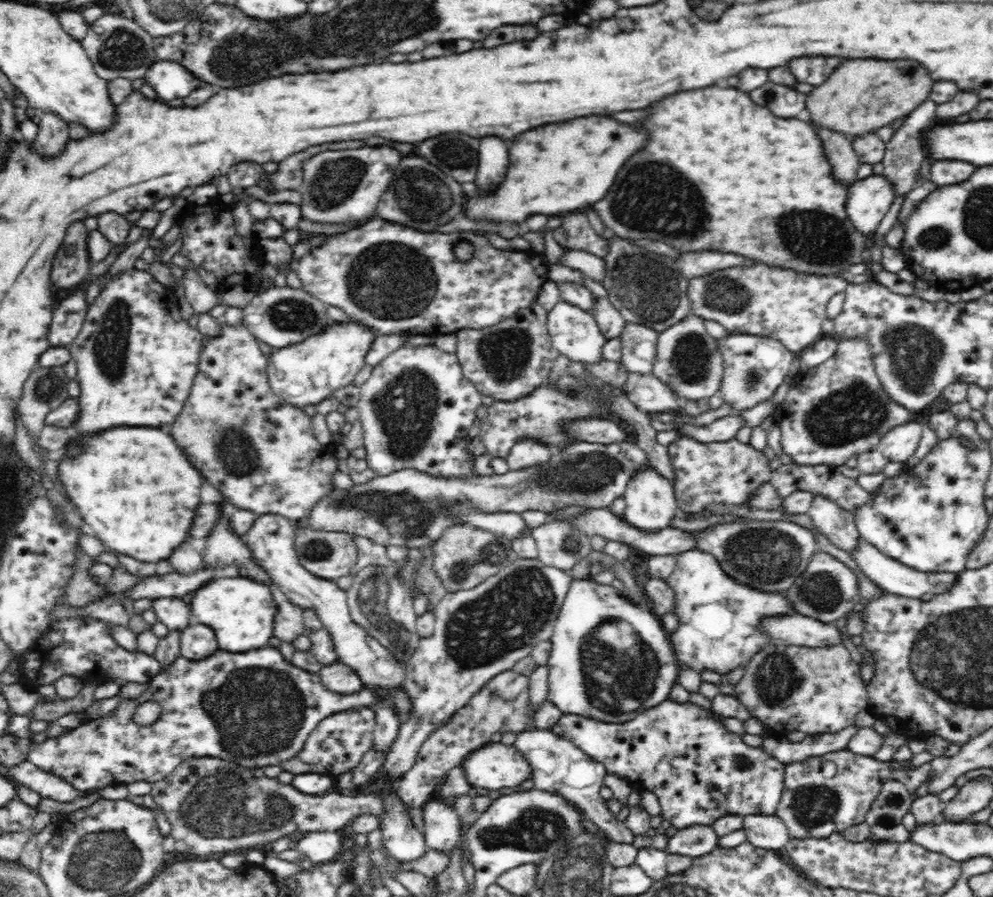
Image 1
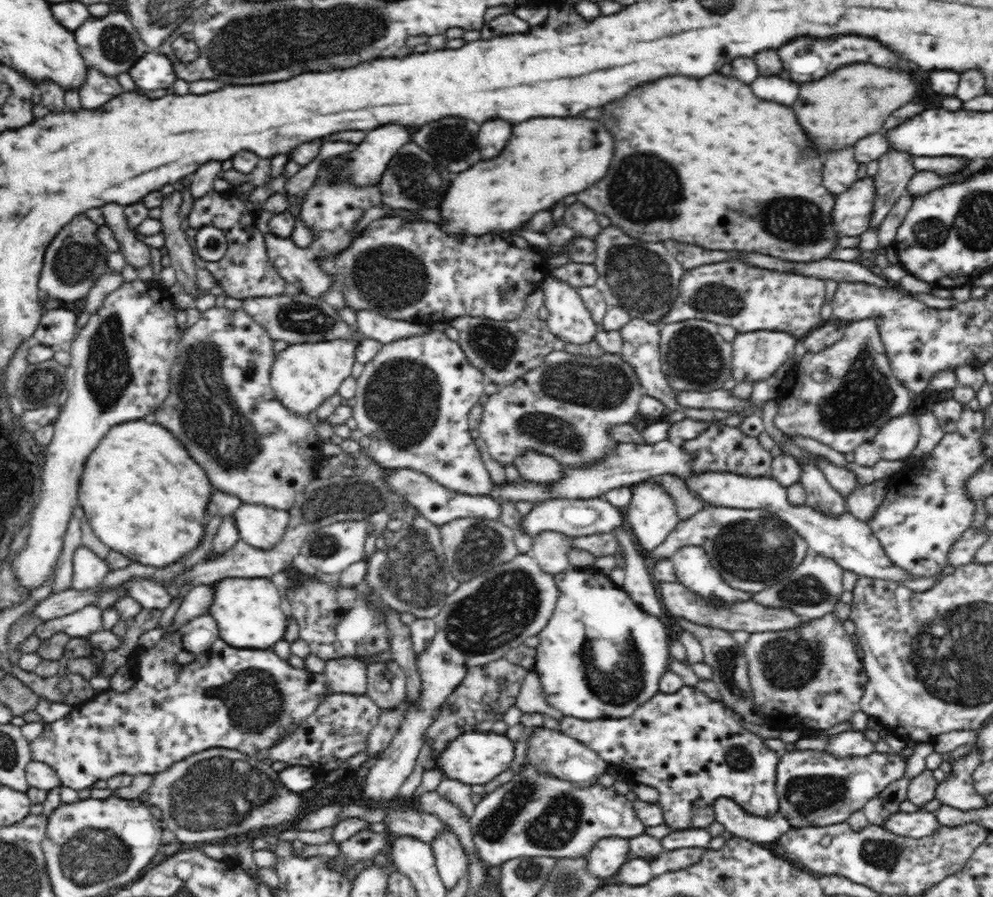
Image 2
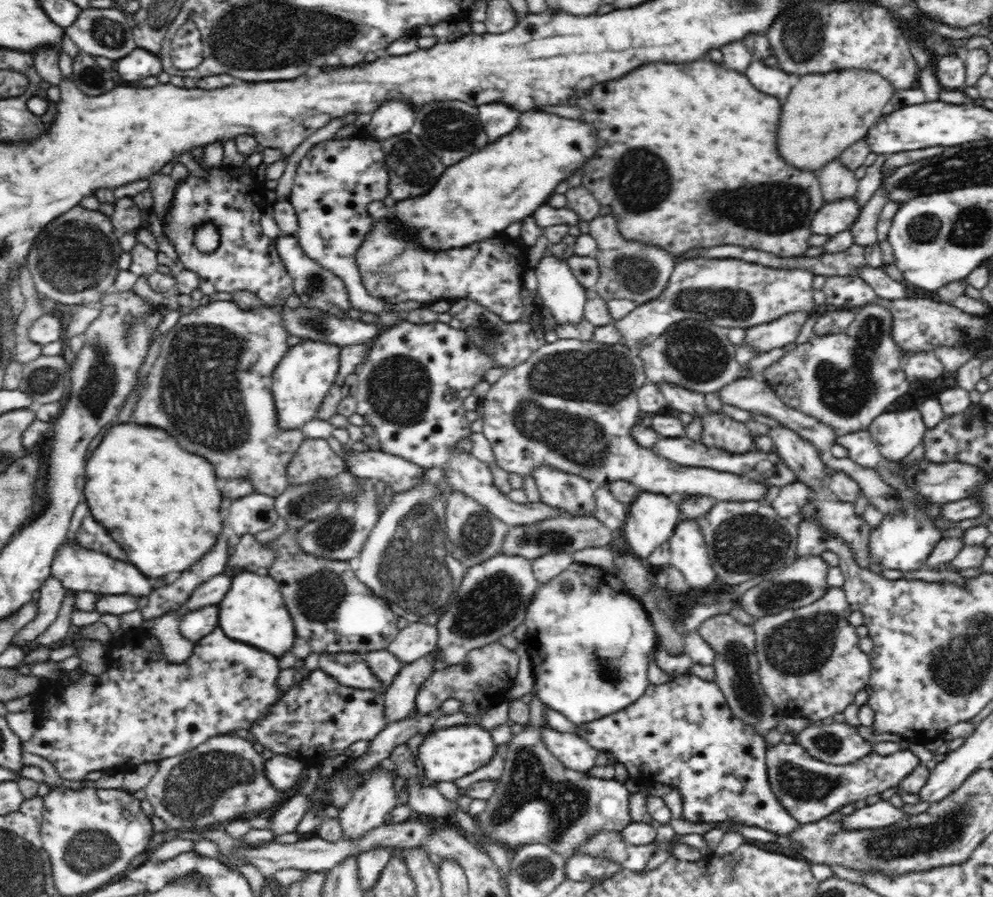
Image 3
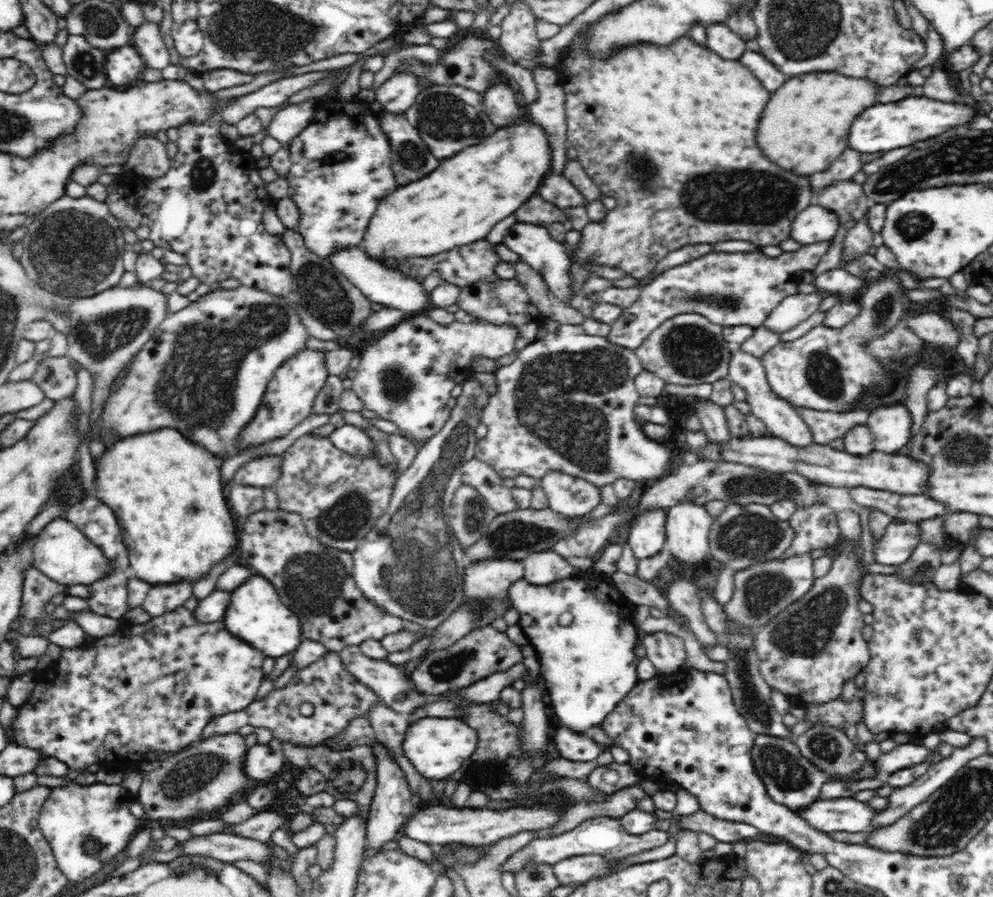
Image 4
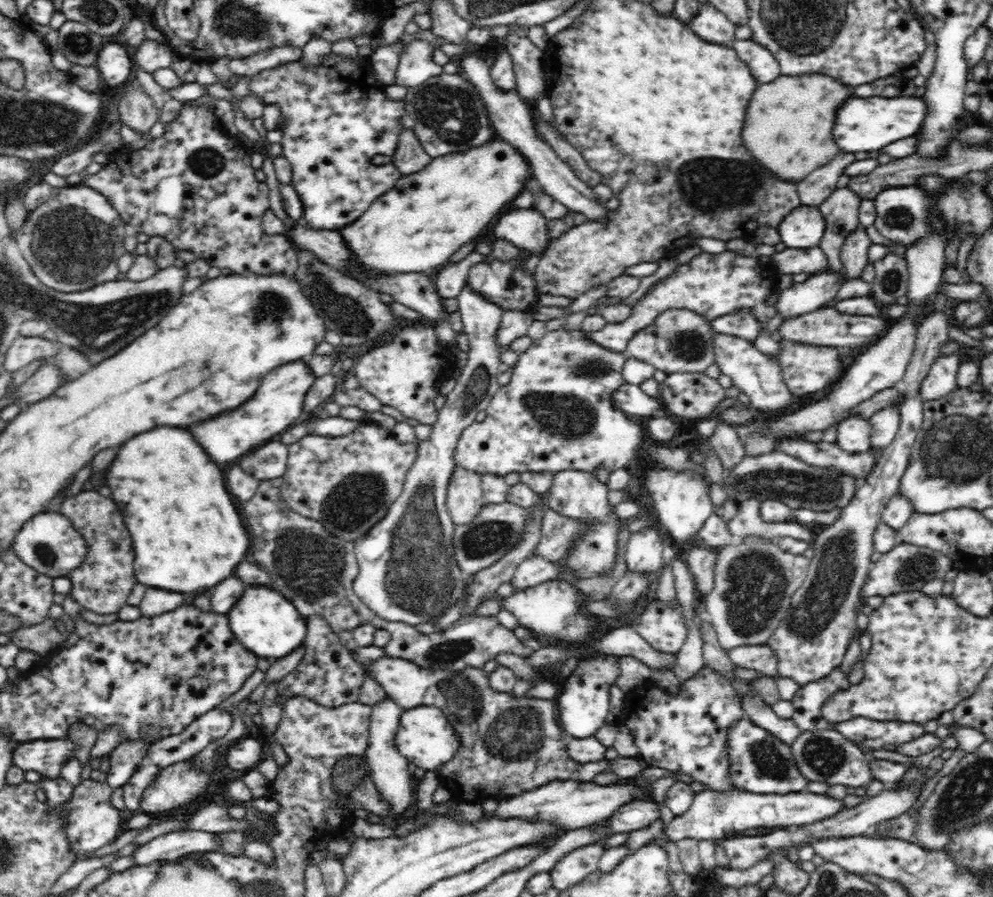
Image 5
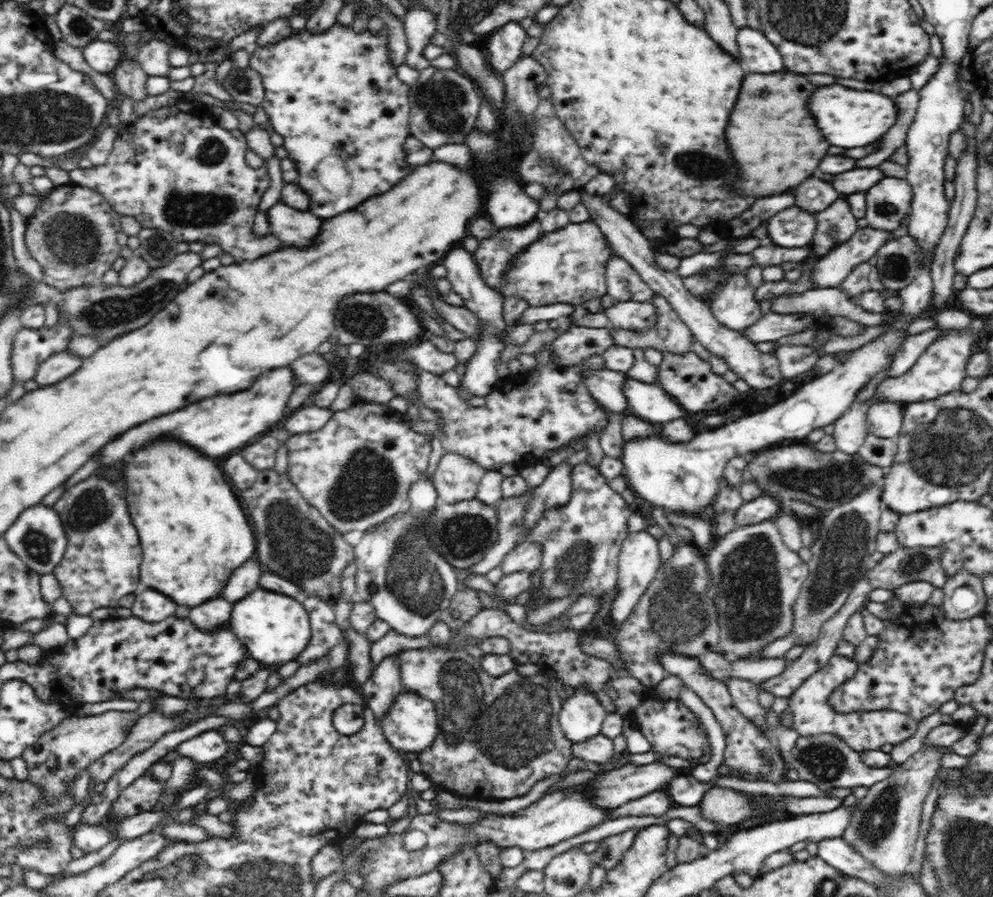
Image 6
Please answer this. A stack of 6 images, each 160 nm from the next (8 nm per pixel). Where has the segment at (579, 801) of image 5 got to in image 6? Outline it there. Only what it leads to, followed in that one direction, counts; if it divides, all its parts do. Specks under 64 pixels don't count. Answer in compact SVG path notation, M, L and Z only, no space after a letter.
M661 762L635 766L627 764L609 770L596 782L593 794L597 806L613 807L615 810L631 800L646 796L649 792L660 790L674 777L690 775L690 772L676 771Z

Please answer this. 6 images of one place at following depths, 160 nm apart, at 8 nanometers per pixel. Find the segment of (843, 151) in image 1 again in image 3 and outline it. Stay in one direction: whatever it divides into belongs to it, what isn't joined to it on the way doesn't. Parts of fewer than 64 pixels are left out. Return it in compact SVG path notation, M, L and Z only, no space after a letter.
M838 159L823 166L818 172L824 202L831 203L840 199L852 198L858 190L858 181L854 171L846 168Z

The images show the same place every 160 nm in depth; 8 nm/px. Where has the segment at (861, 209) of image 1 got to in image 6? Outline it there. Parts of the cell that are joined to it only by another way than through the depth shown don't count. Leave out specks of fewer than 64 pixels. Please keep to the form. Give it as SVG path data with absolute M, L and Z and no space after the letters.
M790 206L788 210L782 210L768 220L768 234L778 246L808 248L817 228L817 220L814 218L810 212L798 206Z

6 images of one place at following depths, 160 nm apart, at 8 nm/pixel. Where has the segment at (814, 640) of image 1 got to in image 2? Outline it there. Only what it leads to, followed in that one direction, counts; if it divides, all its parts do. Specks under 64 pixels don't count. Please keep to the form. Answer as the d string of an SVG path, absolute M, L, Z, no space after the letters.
M658 582L657 589L662 599L662 604L668 615L672 617L681 617L698 625L720 628L732 632L744 631L749 635L762 631L786 631L791 627L799 626L798 614L795 614L788 608L768 608L754 602L752 599L748 602L709 602L707 598L698 596L689 588L678 582Z

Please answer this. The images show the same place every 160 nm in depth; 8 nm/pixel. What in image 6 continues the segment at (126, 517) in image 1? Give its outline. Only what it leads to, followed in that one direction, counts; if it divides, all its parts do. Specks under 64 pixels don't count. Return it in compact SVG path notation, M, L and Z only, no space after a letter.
M166 438L150 442L150 446L142 446L142 450L134 450L132 460L124 470L126 502L130 502L144 554L138 590L154 588L166 592L166 596L182 606L198 606L208 598L214 598L212 594L220 594L230 574L254 556L257 546L254 530L242 510L239 493L232 492L233 488L224 480L216 462L204 458L184 442Z

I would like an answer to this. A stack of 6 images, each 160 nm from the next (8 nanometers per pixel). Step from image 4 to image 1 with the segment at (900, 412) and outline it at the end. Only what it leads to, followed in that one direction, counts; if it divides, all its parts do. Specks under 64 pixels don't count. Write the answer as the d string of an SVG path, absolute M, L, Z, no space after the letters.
M906 422L889 430L882 436L877 449L890 462L908 463L922 438L922 423Z

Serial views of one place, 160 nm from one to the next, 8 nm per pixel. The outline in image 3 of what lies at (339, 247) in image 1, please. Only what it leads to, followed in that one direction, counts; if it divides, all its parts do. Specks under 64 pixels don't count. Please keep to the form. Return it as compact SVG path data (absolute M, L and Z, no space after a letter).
M386 220L374 221L357 250L357 267L362 283L370 296L380 298L387 304L398 304L415 300L427 308L432 302L458 298L472 298L480 302L490 312L506 322L516 322L525 312L520 294L523 288L523 275L526 272L526 249L510 238L490 238L484 242L474 242L472 248L454 250L422 250L414 246L410 238L394 238Z

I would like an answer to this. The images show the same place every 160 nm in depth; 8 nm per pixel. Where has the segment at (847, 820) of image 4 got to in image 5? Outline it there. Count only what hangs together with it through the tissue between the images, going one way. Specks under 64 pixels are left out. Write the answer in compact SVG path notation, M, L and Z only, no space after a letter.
M704 790L694 795L690 808L680 816L675 816L663 828L663 836L672 842L684 838L698 840L713 840L734 837L748 828L789 827L814 824L824 818L830 818L844 809L842 800L828 795L815 794L810 791L790 792L790 794L754 794L748 791L734 790Z

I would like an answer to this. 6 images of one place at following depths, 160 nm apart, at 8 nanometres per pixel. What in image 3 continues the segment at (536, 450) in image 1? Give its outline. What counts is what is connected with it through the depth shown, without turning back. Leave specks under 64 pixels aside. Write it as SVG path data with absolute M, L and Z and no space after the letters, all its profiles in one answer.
M550 466L536 468L531 474L540 492L541 502L570 516L590 516L595 513L595 492L590 482Z

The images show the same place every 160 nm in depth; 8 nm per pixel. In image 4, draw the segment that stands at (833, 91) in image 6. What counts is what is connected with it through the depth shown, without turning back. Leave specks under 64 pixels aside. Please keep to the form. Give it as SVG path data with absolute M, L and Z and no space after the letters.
M924 95L920 97L908 97L894 104L876 104L868 110L864 110L852 124L850 130L850 146L858 152L885 152L910 146L916 142L922 142L934 136L940 136L952 128L967 128L976 116L977 107L971 108L960 102L946 102L930 99Z

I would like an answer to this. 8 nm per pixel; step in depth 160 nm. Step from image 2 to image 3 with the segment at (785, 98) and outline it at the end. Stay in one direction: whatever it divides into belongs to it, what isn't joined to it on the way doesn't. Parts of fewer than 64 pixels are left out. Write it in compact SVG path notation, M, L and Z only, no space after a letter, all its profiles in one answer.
M753 61L745 71L745 76L750 78L752 86L762 90L764 94L774 94L776 98L786 98L786 94L790 94L792 90L792 84L796 82L796 76L764 66L762 61Z

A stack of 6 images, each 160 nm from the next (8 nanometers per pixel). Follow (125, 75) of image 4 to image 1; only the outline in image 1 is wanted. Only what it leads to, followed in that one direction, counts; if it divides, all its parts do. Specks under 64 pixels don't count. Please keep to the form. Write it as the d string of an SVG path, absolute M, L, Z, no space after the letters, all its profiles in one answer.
M157 60L151 64L144 79L164 100L186 98L192 90L204 86L204 82L198 82L194 74L178 62Z

